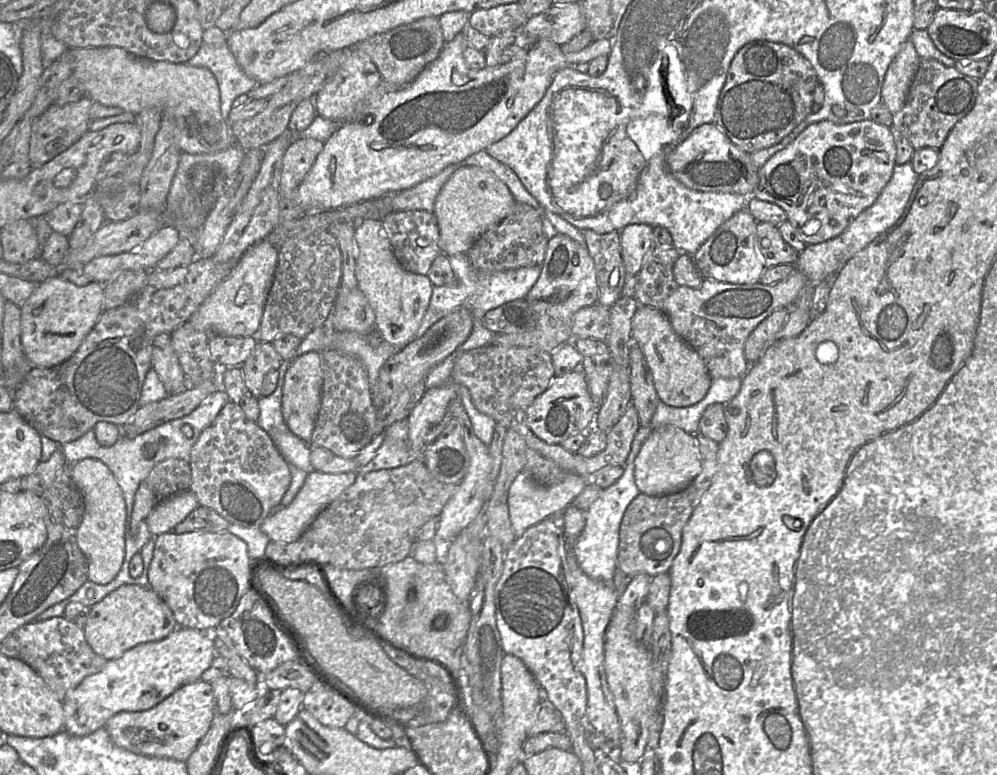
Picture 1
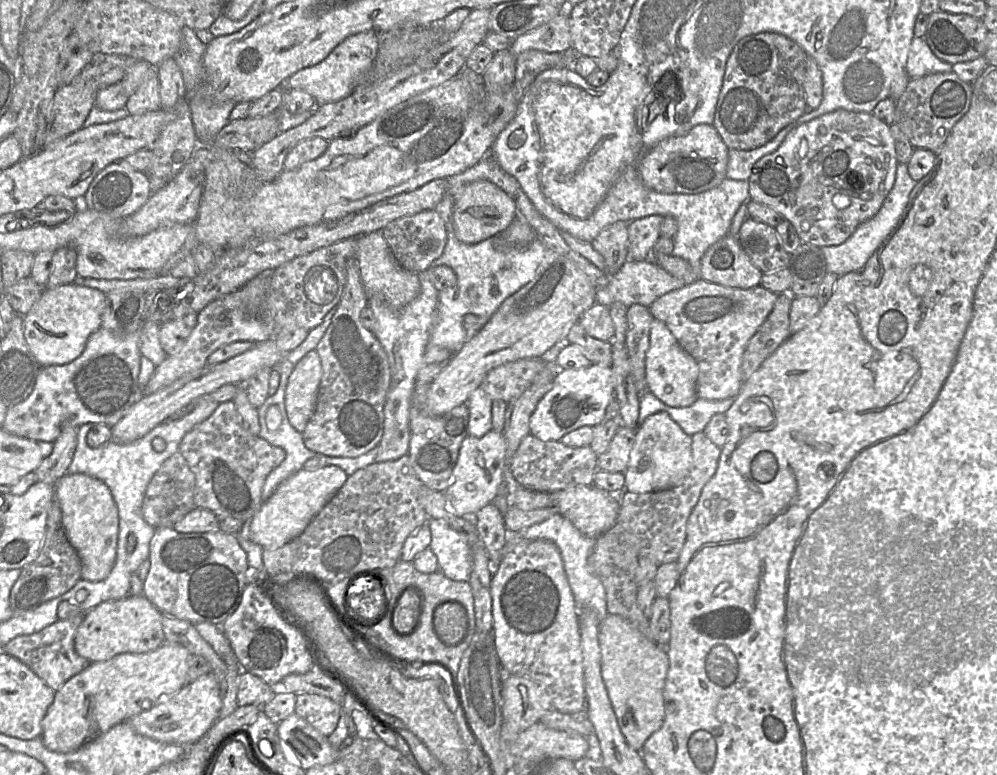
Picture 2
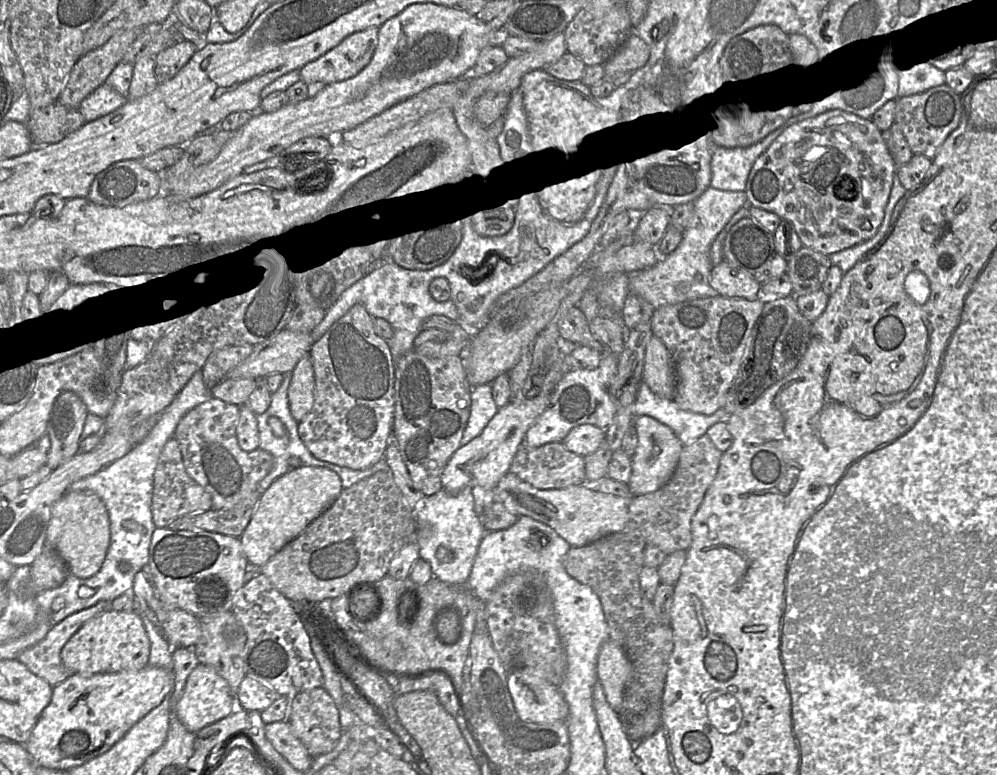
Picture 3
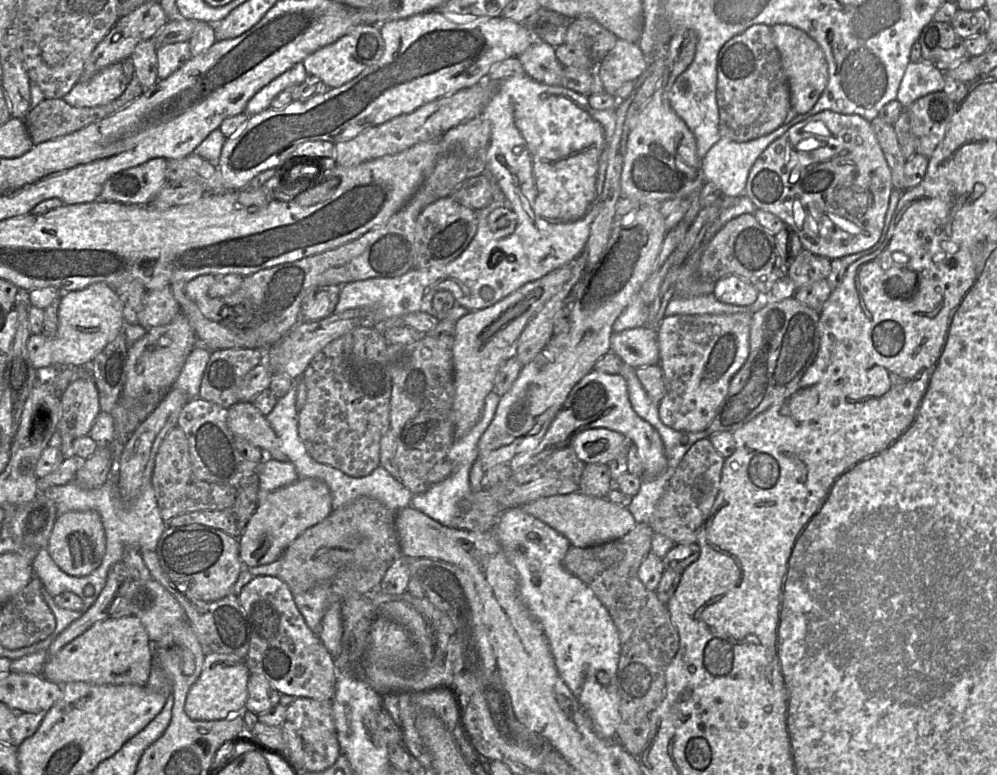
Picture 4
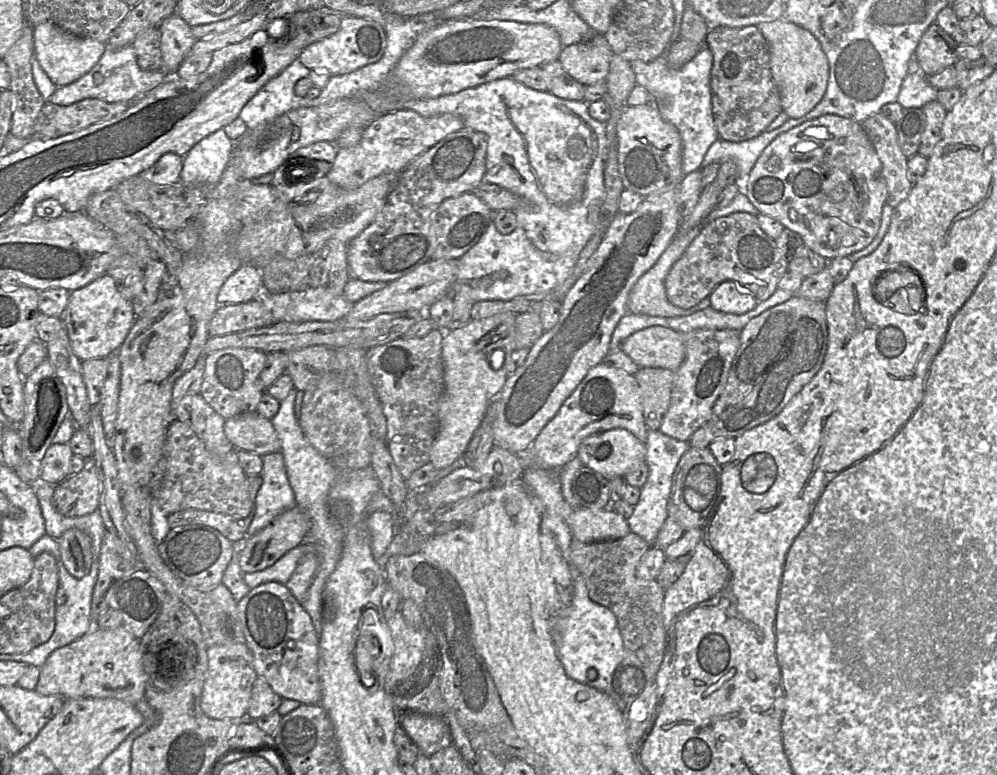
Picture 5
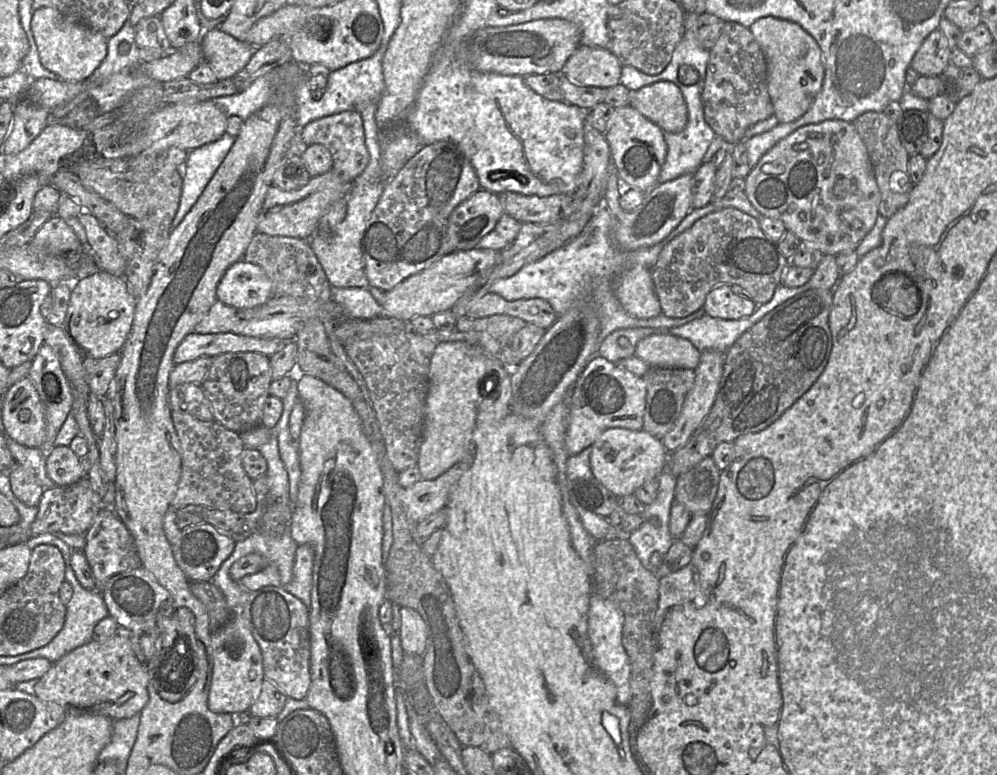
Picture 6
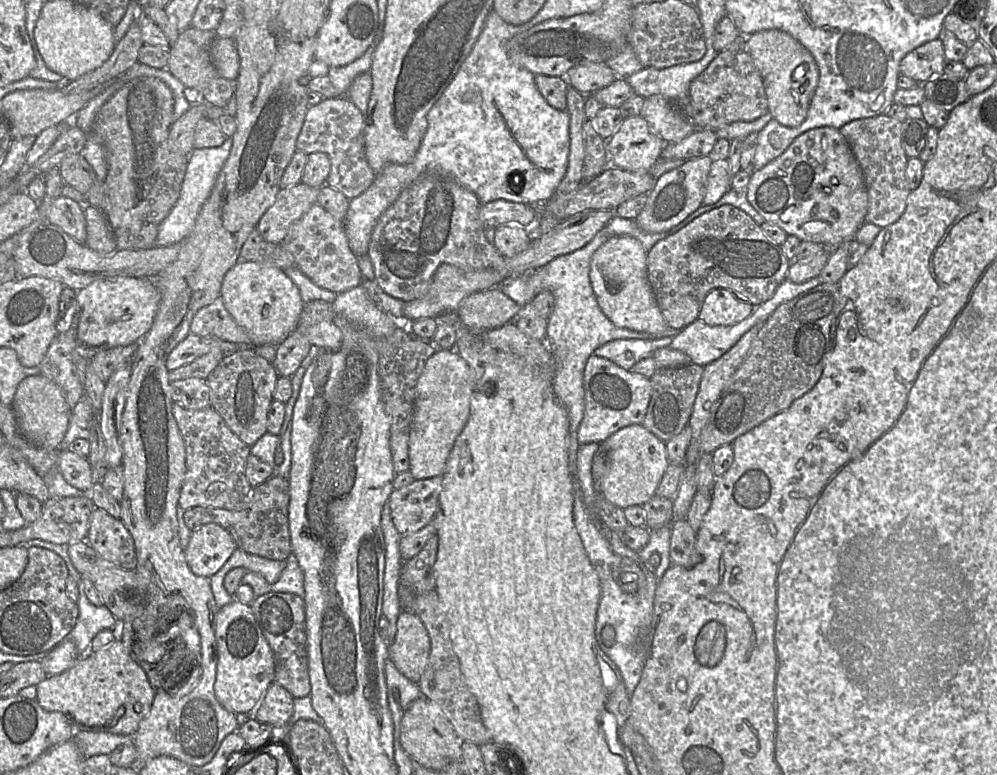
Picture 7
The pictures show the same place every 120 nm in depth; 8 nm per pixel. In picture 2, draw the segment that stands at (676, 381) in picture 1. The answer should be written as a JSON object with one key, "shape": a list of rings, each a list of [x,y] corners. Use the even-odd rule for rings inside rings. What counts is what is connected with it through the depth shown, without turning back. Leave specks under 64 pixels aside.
{"shape":[[[655,318],[650,325],[645,370],[648,390],[664,404],[671,407],[687,407],[699,398],[697,394],[699,368],[696,361],[680,346],[666,324]]]}

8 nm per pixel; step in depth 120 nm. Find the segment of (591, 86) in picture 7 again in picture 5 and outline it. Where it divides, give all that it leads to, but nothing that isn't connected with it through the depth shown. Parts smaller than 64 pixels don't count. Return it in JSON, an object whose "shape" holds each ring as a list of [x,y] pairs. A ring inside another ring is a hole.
{"shape":[[[602,35],[564,46],[558,61],[579,83],[588,86],[603,83],[609,73],[613,51]]]}

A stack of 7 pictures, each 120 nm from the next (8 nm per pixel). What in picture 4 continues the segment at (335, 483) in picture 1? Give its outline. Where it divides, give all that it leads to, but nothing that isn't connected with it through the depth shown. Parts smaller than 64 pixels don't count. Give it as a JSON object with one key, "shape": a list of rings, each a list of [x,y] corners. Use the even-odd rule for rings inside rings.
{"shape":[[[298,478],[294,483],[270,492],[263,503],[258,503],[238,538],[243,566],[251,568],[274,562],[301,533],[321,522],[332,511],[330,489],[317,478]]]}

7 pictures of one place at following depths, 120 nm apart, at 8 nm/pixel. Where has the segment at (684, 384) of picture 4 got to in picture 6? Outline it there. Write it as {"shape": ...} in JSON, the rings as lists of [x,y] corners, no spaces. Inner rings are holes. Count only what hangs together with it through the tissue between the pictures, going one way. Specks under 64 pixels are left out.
{"shape":[[[711,350],[700,352],[699,363],[694,369],[694,385],[687,393],[682,410],[672,429],[662,438],[662,443],[669,453],[676,451],[679,447],[684,445],[708,415],[718,392],[719,384],[723,375],[724,363],[725,353]]]}

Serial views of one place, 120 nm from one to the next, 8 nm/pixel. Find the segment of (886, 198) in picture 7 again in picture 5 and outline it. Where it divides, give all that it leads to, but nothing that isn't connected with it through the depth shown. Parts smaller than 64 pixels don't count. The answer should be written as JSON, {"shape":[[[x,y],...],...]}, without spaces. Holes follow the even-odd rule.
{"shape":[[[881,113],[868,117],[861,123],[861,125],[871,141],[881,162],[881,177],[885,181],[888,190],[886,203],[895,208],[901,201],[906,199],[913,186],[908,178],[908,159],[902,152],[898,143],[896,126]]]}

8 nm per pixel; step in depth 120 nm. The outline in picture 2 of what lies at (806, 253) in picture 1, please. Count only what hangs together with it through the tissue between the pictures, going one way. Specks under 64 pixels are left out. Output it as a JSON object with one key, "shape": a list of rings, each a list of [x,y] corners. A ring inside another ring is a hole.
{"shape":[[[898,163],[893,188],[887,195],[878,213],[859,225],[853,234],[842,244],[821,247],[826,261],[827,272],[842,276],[849,272],[861,270],[898,224],[915,185],[916,181],[909,175],[907,164]]]}

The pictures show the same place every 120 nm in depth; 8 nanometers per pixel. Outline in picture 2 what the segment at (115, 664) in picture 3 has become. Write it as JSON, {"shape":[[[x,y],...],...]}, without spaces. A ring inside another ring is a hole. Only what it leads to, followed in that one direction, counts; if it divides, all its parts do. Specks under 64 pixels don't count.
{"shape":[[[144,595],[100,603],[86,612],[74,637],[75,651],[90,663],[106,661],[122,653],[147,653],[164,642],[162,612]]]}

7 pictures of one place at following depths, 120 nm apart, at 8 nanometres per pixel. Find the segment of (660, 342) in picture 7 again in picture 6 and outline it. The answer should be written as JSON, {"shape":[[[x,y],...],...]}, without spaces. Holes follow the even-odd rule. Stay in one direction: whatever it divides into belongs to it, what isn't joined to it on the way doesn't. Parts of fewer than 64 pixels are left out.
{"shape":[[[625,328],[611,332],[601,341],[598,355],[612,363],[635,355],[637,343],[642,339],[654,334],[668,333],[667,328]]]}

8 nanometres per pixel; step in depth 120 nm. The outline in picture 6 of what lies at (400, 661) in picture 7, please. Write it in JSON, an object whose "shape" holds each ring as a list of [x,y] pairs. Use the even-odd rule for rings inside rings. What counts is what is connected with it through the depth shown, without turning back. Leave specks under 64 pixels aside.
{"shape":[[[402,606],[400,614],[400,641],[405,654],[422,656],[426,650],[427,627],[421,615],[413,608]]]}

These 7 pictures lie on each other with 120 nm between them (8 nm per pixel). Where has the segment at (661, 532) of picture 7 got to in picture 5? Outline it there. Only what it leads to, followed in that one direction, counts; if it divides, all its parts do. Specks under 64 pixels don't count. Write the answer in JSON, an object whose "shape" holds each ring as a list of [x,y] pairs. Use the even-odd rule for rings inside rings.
{"shape":[[[648,428],[645,462],[648,466],[649,474],[647,481],[640,488],[639,500],[627,521],[630,532],[641,536],[651,546],[655,544],[658,533],[668,518],[668,503],[673,484],[673,475],[680,459],[689,447],[688,441],[672,438],[663,434],[660,429],[652,430]]]}

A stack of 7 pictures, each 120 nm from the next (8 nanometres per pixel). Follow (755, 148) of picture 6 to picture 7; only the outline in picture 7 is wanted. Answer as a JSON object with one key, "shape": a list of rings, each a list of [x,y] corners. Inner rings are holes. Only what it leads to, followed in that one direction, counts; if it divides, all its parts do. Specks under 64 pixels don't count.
{"shape":[[[772,118],[758,132],[758,144],[754,155],[754,168],[758,170],[782,155],[794,139],[804,133],[798,127],[787,127]]]}

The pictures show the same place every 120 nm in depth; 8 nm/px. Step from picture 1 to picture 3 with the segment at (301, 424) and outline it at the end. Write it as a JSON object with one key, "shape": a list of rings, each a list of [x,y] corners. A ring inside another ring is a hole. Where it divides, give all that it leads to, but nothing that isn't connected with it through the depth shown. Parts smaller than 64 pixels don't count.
{"shape":[[[310,354],[302,357],[293,371],[288,387],[289,408],[293,418],[299,423],[309,413],[314,404],[315,375]]]}

